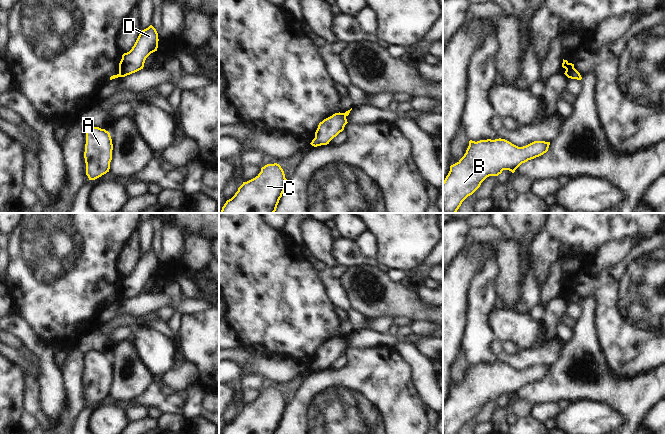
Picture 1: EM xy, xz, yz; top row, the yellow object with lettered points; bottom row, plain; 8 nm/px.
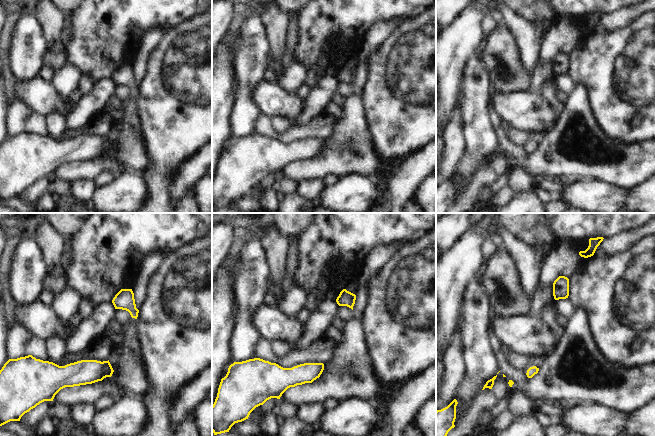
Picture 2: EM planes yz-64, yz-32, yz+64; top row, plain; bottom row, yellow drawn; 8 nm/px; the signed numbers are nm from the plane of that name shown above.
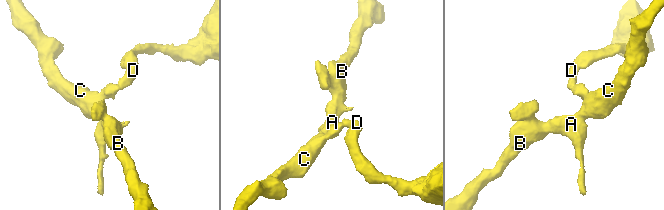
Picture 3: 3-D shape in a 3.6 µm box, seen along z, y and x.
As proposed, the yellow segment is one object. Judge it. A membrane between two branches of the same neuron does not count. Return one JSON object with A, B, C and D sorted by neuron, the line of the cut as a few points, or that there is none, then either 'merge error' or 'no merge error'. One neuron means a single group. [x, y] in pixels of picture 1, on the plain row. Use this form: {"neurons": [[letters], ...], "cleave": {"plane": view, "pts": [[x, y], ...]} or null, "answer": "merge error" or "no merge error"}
{"neurons": [["A", "B", "C"], ["D"]], "cleave": {"plane": "yz", "pts": [[574, 292], [567, 300]]}, "answer": "merge error"}

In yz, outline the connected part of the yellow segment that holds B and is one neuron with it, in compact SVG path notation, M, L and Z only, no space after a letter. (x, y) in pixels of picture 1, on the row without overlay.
M487 363L469 365L464 380L450 390L450 395L443 405L443 434L458 434L462 426L472 419L489 400L498 400L503 394L512 397L528 384L534 383L548 375L550 366L534 365L526 370L518 371L505 363Z

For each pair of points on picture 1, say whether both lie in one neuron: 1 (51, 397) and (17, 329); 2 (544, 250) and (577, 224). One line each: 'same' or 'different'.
1: same
2: same

